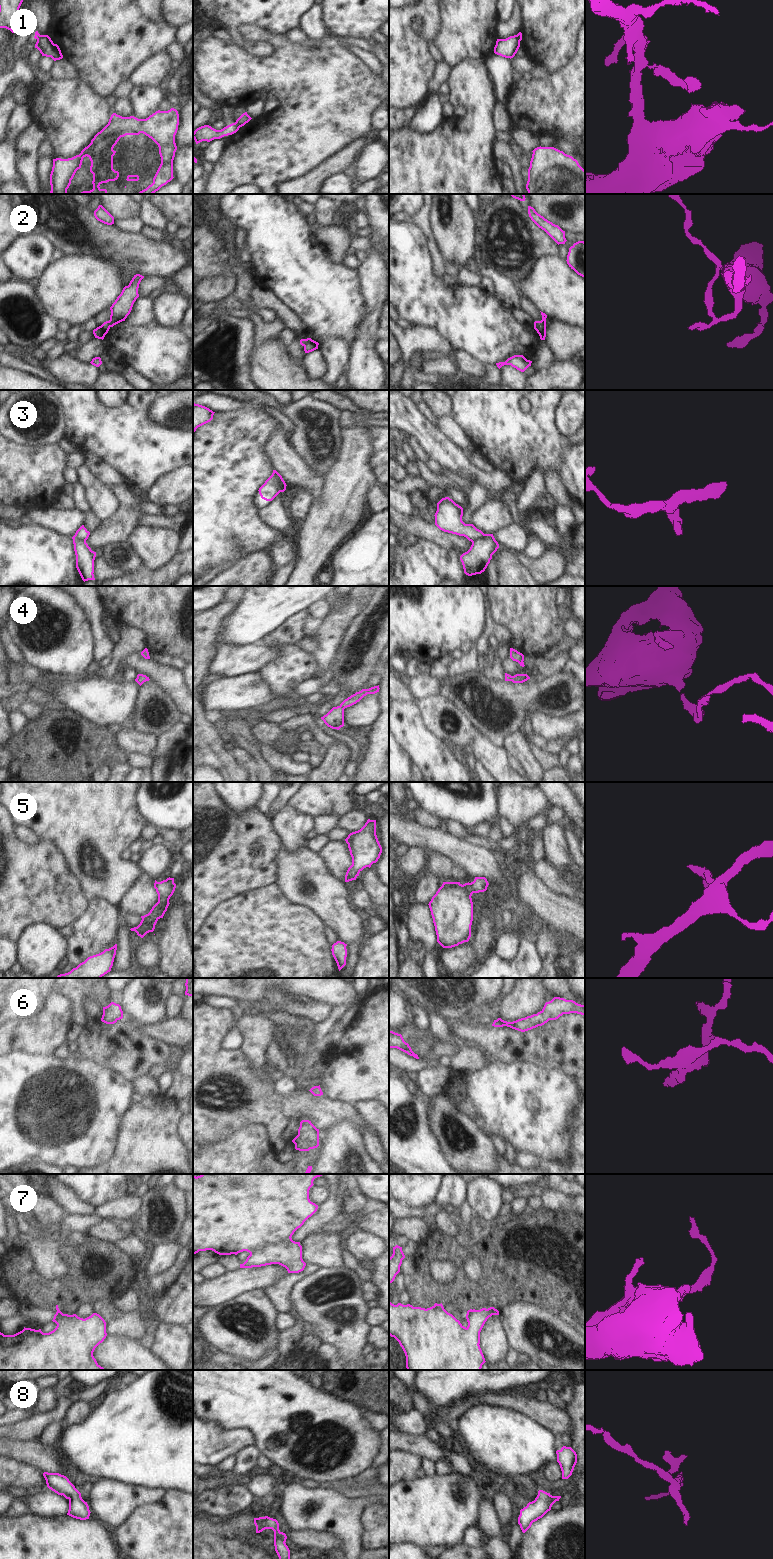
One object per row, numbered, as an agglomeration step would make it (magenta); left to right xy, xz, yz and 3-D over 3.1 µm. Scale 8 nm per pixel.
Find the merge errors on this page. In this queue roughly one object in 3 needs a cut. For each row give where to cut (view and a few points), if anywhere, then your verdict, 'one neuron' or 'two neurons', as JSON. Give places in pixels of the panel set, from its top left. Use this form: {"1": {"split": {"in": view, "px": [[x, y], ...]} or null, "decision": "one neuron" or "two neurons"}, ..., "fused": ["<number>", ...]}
{"1": {"split": {"in": "xz", "px": [[235, 122], [239, 127]]}, "decision": "two neurons"}, "2": {"split": {"in": "yz", "px": [[535, 321], [545, 327]]}, "decision": "two neurons"}, "3": {"split": {"in": "xz", "px": [[272, 474], [278, 478], [281, 491]]}, "decision": "two neurons"}, "4": {"split": null, "decision": "one neuron"}, "5": {"split": null, "decision": "one neuron"}, "6": {"split": null, "decision": "one neuron"}, "7": {"split": null, "decision": "one neuron"}, "8": {"split": null, "decision": "one neuron"}, "fused": ["1", "2", "3"]}

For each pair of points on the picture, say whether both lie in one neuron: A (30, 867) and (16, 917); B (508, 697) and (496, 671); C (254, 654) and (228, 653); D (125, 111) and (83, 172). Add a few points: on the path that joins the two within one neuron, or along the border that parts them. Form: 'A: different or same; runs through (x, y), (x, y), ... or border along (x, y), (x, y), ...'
A: same; runs through (30, 879), (30, 892), (17, 905)
B: different; border along (481, 672), (487, 678), (504, 680)
C: same; runs through (248, 654), (234, 654)
D: different; border along (114, 112), (122, 116), (132, 116)

